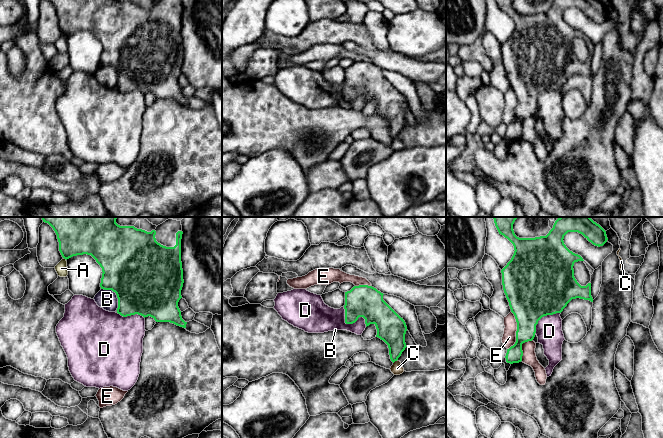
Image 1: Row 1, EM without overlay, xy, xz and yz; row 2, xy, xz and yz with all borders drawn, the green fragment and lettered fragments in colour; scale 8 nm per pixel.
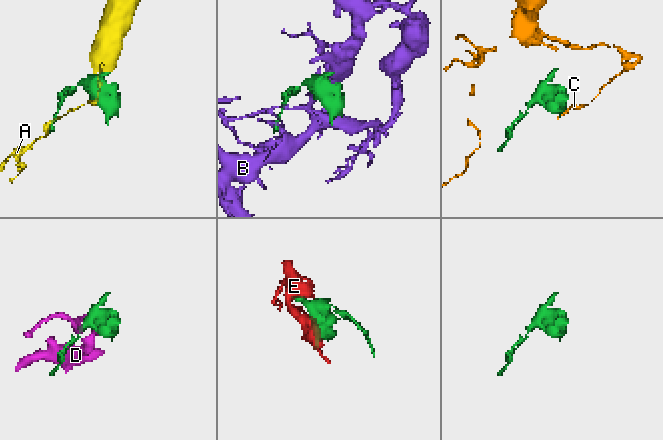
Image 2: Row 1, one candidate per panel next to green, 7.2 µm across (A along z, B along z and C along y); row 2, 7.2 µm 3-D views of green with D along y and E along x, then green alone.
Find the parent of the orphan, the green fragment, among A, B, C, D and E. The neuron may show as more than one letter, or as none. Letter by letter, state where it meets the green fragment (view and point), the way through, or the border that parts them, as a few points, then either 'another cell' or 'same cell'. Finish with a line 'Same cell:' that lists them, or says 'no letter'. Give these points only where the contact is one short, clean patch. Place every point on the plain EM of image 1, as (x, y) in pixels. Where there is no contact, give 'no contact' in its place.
A: xy (65, 34) | another cell
B: xy (116, 70) | another cell
C: xz (395, 136) | along xz (397, 135), (393, 139) | another cell
D: xz (351, 99) | another cell
E: yz (516, 107) | another cell
Same cell: no letter

